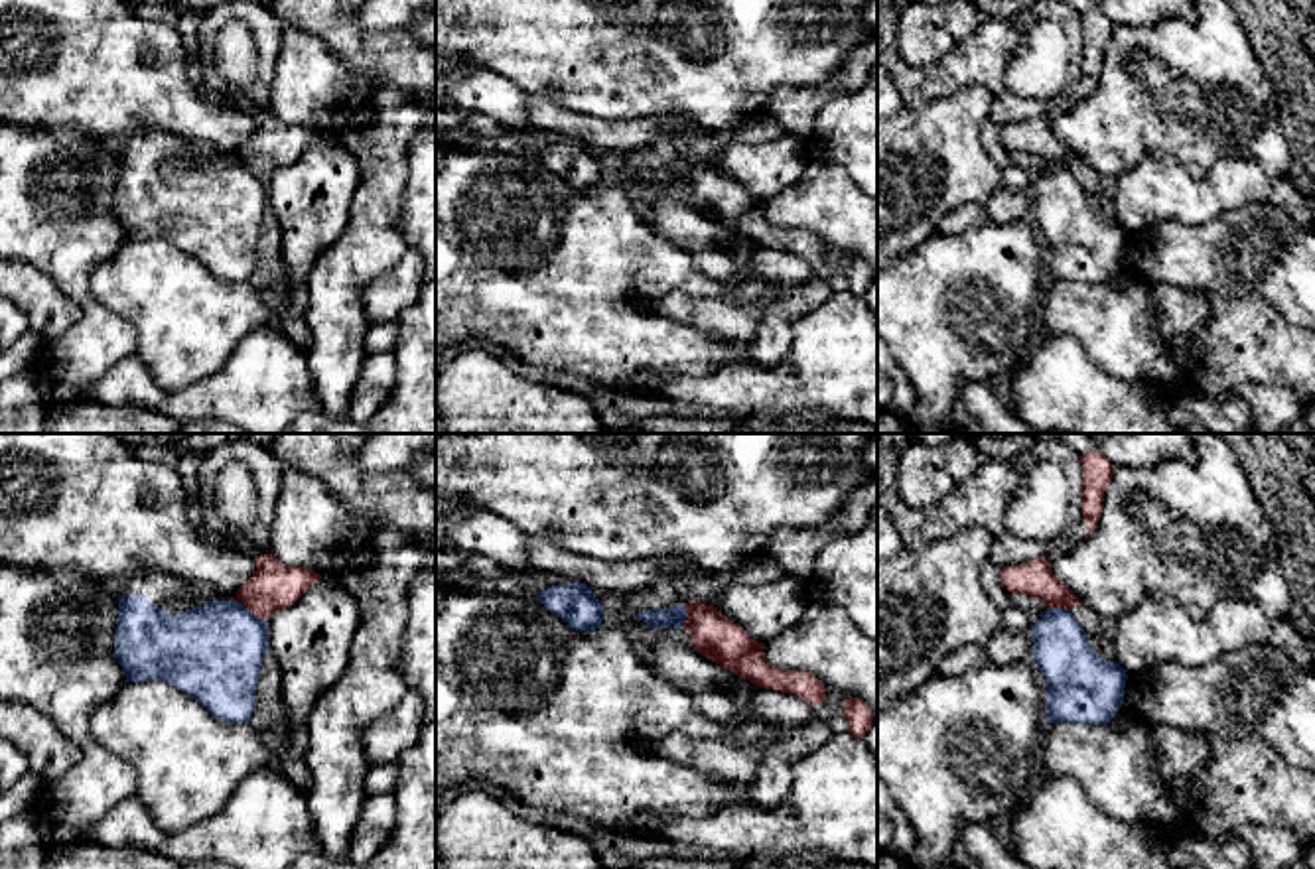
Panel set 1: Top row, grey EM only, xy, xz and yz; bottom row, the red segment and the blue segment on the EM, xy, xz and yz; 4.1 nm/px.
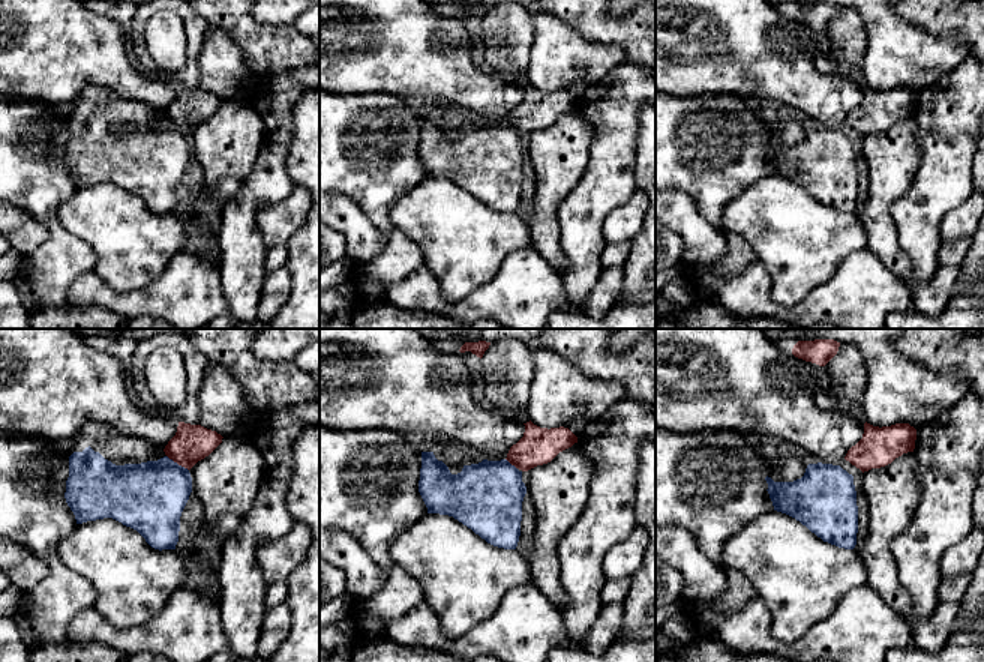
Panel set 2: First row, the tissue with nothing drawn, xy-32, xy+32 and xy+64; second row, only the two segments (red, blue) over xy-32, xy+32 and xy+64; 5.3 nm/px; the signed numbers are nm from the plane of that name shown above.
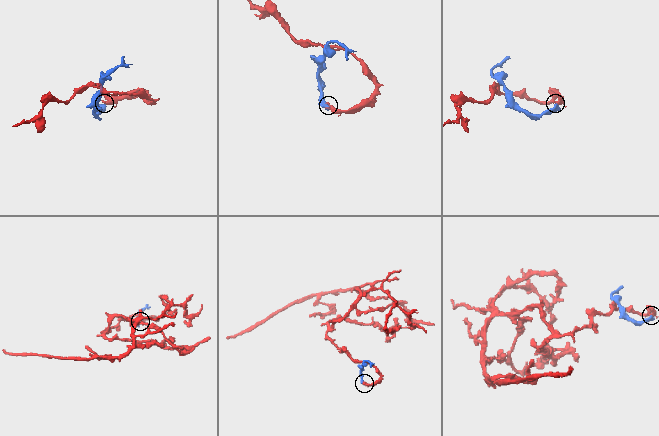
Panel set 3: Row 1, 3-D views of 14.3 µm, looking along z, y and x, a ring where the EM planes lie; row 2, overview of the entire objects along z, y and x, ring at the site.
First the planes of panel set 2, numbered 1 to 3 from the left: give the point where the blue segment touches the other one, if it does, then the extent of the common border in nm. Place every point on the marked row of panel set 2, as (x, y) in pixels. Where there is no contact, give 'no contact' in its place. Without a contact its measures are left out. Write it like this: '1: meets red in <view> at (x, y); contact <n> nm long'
1: meets red in xy-32 at (177, 463); contact 150 nm long
2: meets red in xy+32 at (512, 464); contact 90 nm long
3: no contact

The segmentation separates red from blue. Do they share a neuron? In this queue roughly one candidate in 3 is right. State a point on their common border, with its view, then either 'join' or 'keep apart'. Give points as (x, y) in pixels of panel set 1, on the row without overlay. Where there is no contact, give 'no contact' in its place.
meets red in xy at (251, 170); keep apart

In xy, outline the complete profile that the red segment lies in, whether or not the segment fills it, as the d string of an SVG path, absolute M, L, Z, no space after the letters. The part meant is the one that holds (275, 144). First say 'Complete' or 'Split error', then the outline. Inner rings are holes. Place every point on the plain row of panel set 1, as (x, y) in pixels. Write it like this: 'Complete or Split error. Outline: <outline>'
Complete. Outline: M260 112L256 130L242 142L235 160L266 179L276 169L294 164L319 138L321 134L310 126L288 124L272 112Z

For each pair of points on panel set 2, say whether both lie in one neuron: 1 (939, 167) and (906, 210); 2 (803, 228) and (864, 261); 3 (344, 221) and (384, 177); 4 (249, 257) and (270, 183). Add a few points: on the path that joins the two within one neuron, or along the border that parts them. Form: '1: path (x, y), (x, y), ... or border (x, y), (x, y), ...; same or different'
1: path (936, 177), (914, 200); same
2: border (864, 246), (854, 251), (827, 279); different
3: border (335, 192), (348, 195), (381, 231); different
4: path (246, 237), (246, 203), (251, 198); same

